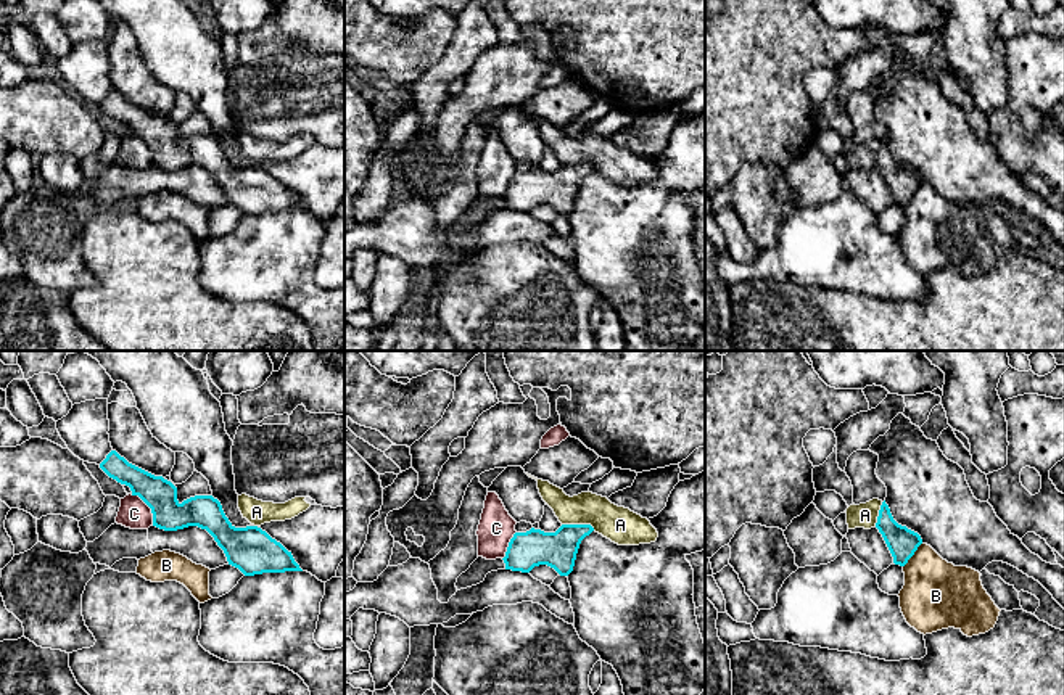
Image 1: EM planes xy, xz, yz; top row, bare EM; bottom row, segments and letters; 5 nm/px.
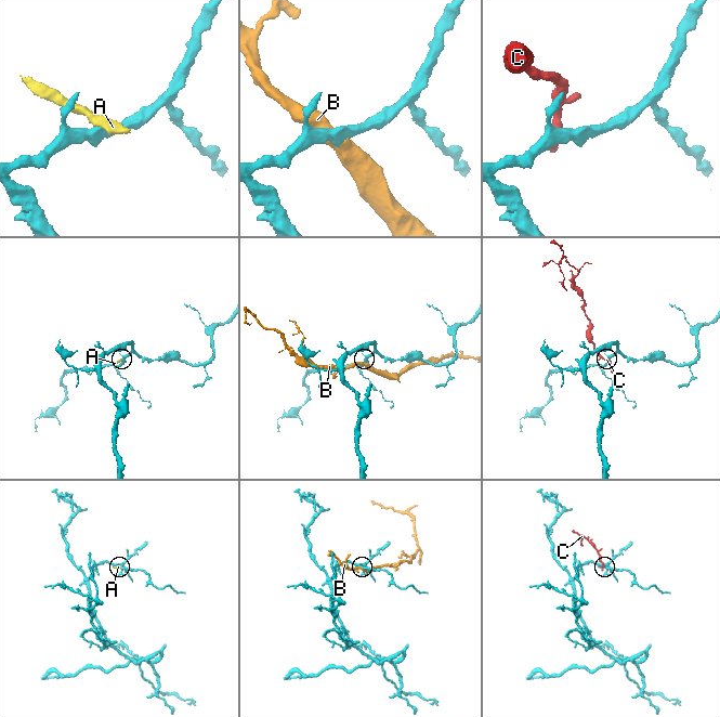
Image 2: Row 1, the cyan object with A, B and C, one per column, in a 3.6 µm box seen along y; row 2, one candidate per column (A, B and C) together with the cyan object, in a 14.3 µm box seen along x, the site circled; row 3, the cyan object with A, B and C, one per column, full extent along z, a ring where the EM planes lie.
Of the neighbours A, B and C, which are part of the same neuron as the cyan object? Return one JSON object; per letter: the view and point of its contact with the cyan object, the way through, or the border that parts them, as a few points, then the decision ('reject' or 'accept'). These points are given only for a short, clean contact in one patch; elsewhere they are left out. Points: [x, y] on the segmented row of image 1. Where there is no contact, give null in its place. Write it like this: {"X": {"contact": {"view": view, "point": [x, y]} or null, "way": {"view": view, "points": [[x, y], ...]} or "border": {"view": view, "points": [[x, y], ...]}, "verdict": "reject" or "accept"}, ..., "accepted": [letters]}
{"A": {"contact": {"view": "xz", "point": [578, 525]}, "border": {"view": "xz", "points": [[562, 523], [588, 523], [594, 530]]}, "verdict": "reject"}, "B": {"contact": {"view": "yz", "point": [913, 554]}, "border": {"view": "yz", "points": [[921, 542], [903, 567]]}, "verdict": "reject"}, "C": {"contact": {"view": "xy", "point": [148, 505]}, "border": {"view": "xy", "points": [[131, 494], [136, 494], [150, 509], [153, 525]]}, "verdict": "reject"}, "accepted": []}

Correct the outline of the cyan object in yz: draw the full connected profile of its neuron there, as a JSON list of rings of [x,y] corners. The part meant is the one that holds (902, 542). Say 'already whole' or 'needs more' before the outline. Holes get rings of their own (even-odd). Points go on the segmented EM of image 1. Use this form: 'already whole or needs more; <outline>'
already whole; [[[885,500],[880,505],[876,528],[882,534],[895,565],[905,566],[922,544],[922,539],[918,533],[898,524],[893,520]]]

